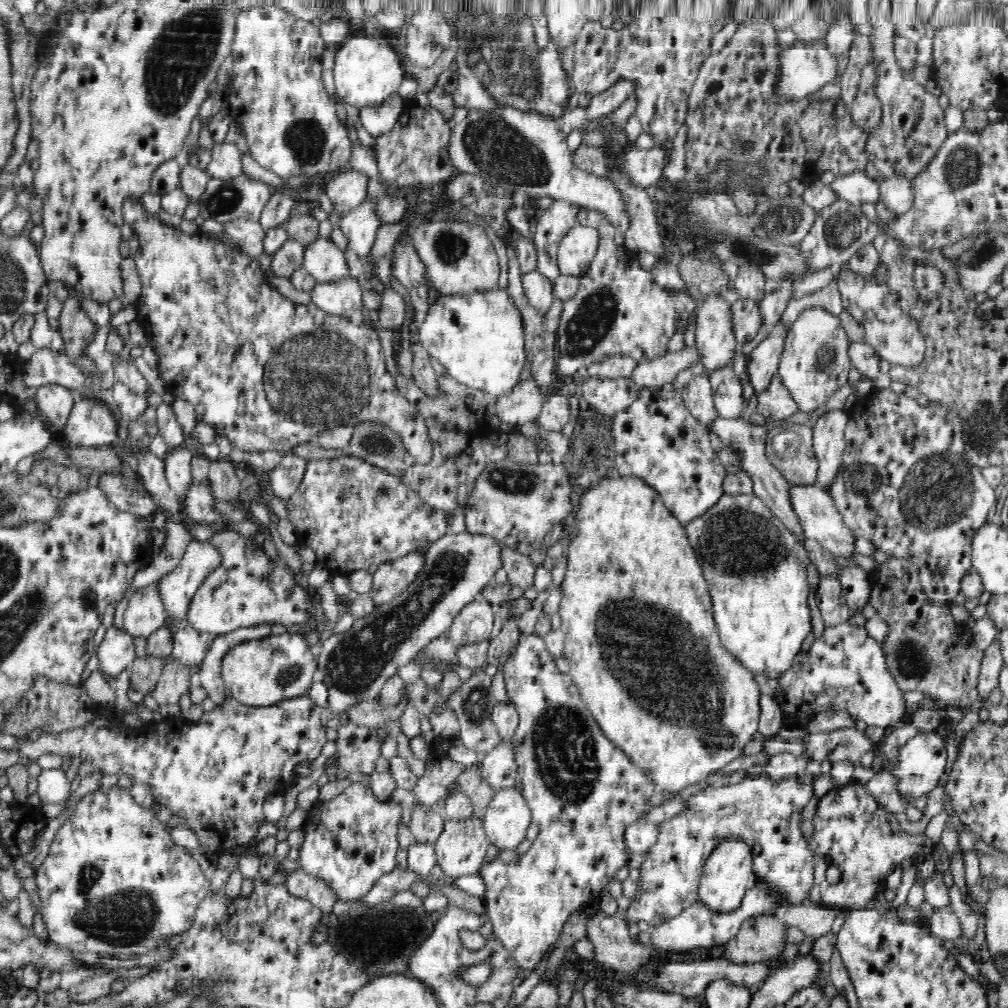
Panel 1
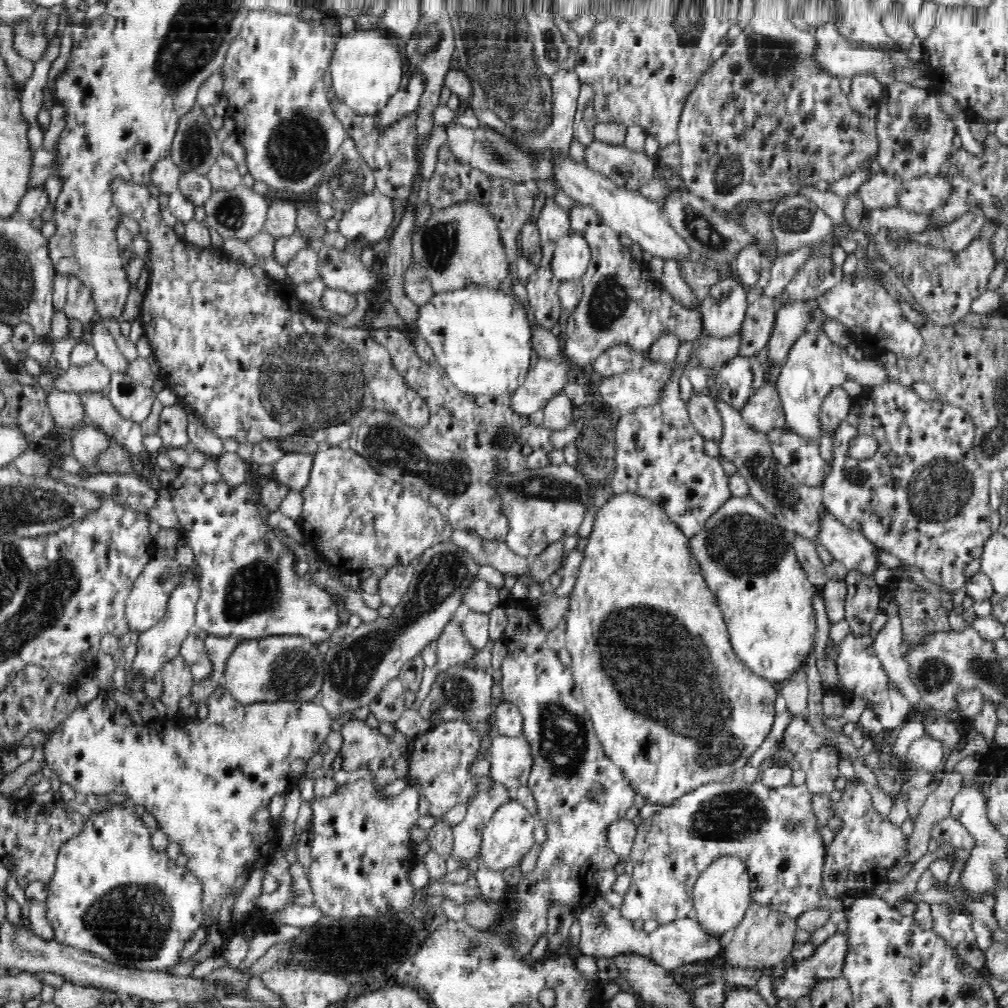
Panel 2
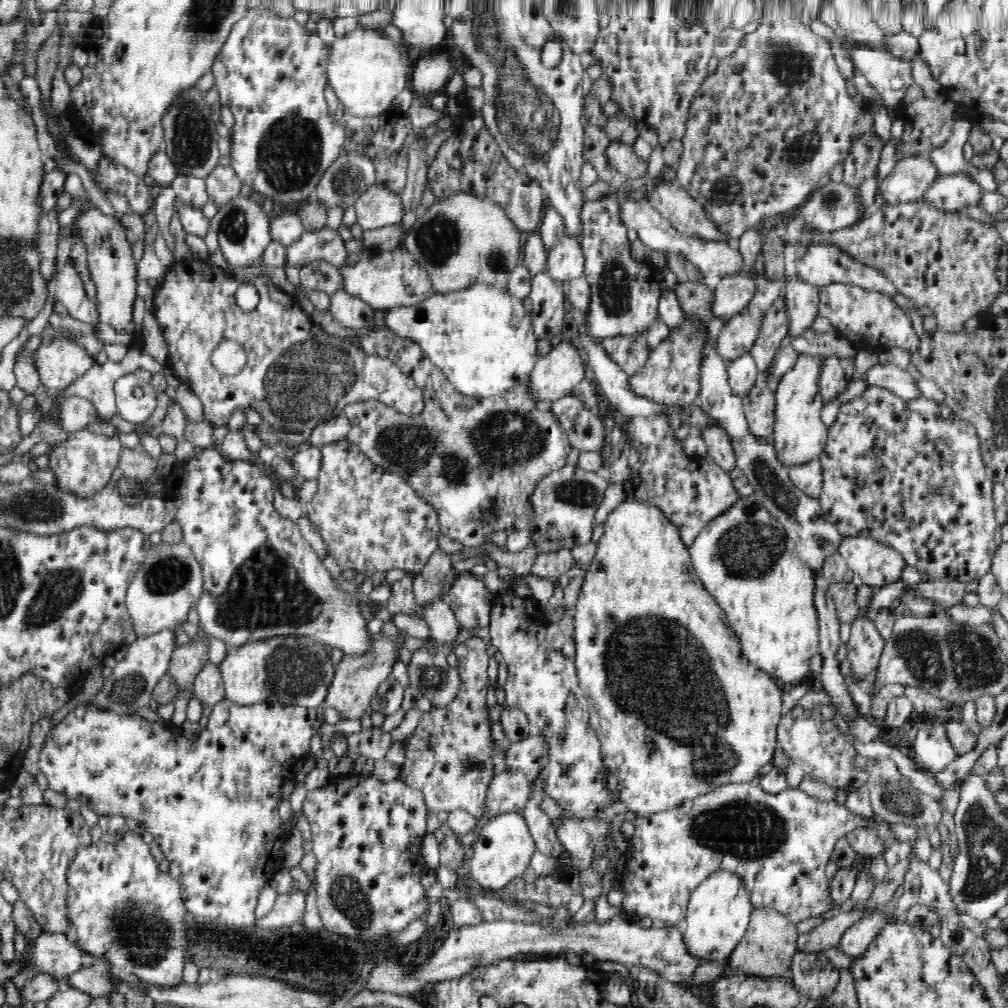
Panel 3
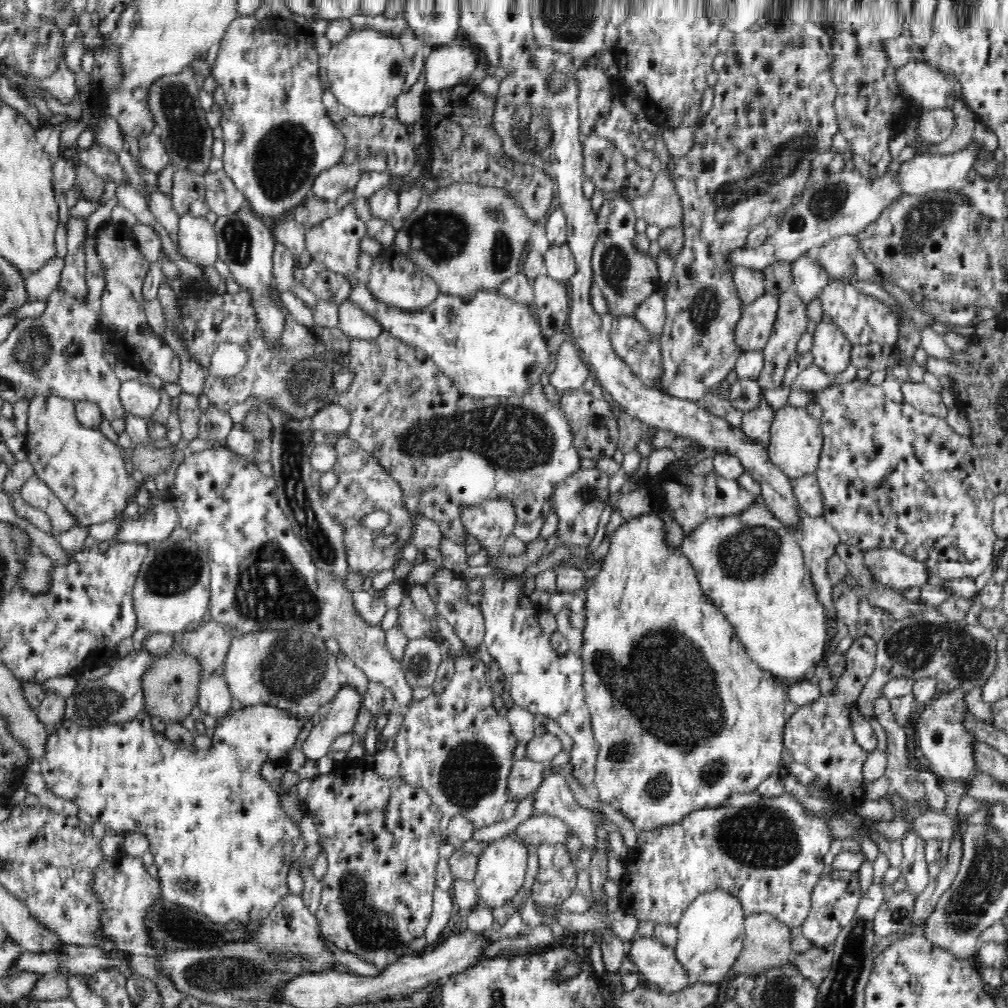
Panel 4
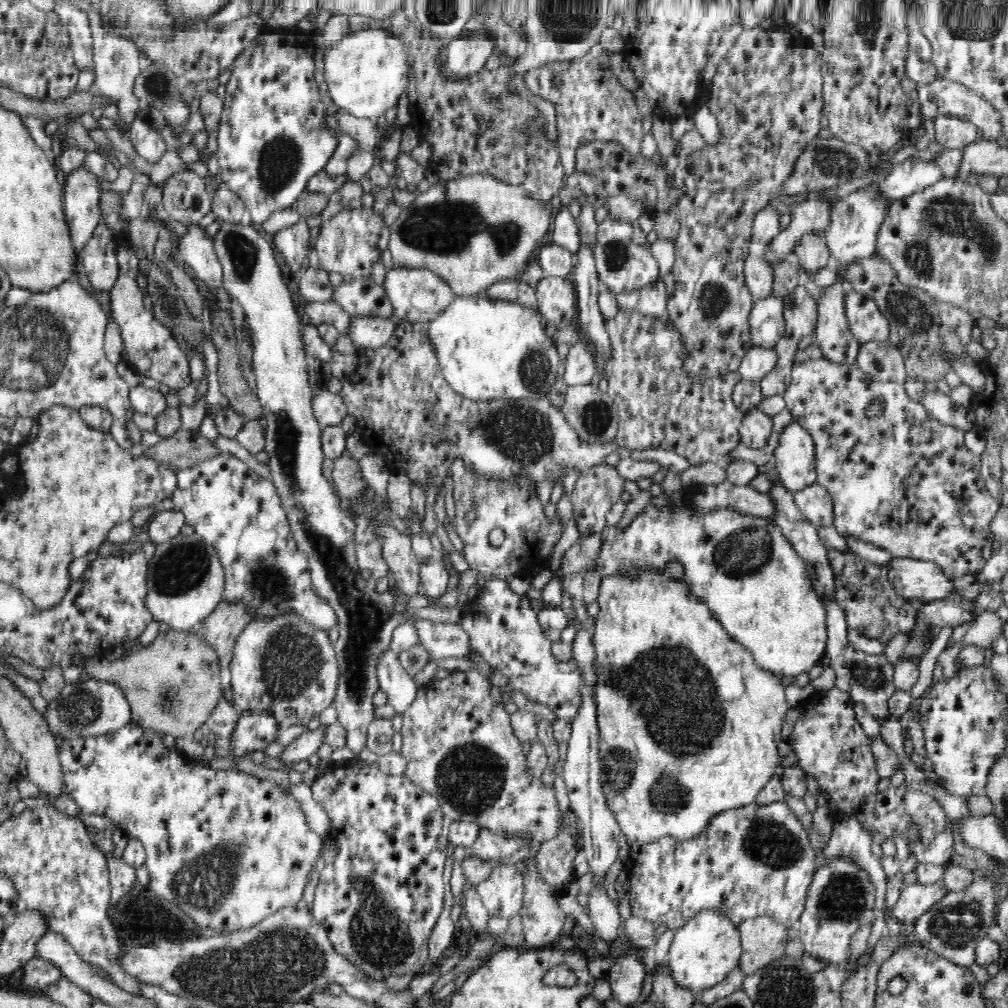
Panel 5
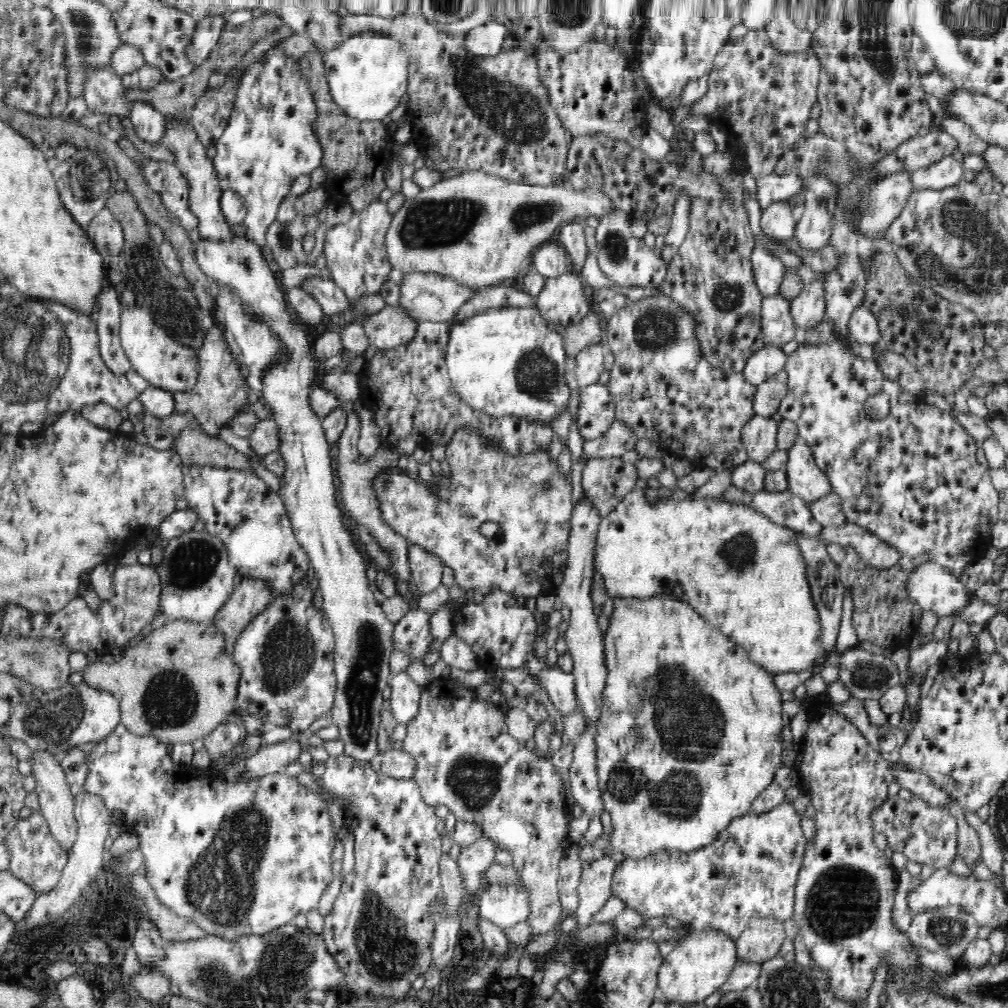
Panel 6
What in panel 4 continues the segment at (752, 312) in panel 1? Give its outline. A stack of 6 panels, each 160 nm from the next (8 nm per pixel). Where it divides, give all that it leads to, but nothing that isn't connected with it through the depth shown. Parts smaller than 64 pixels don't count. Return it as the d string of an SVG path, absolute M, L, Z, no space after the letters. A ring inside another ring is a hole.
M793 289L779 294L778 297L779 305L777 306L776 318L766 347L761 351L762 357L764 357L764 368L762 368L756 382L758 382L758 387L762 388L762 390L782 386L787 366L792 358L798 356L796 346L802 334L806 332L809 322L805 313L806 306L801 304Z

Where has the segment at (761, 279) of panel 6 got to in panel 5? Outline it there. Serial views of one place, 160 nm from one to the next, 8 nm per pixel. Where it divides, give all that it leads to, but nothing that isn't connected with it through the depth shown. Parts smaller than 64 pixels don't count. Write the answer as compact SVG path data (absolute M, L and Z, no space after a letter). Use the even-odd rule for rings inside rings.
M760 252L750 254L743 264L745 285L754 300L763 299L771 295L773 283L773 267L760 255Z

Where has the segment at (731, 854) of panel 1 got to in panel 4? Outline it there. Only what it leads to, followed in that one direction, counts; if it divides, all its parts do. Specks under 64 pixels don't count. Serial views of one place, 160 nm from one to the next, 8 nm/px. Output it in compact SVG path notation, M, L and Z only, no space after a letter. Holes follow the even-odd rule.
M714 888L700 894L682 913L677 926L676 957L687 968L690 983L722 983L743 947L745 935L743 903L733 892Z

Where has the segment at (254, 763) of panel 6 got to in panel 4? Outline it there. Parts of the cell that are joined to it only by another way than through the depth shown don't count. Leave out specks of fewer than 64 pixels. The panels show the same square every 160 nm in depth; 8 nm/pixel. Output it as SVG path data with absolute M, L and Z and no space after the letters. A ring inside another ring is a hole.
M344 679L330 702L329 712L314 725L302 744L302 752L310 760L320 760L332 751L335 738L350 733L362 708L362 692Z

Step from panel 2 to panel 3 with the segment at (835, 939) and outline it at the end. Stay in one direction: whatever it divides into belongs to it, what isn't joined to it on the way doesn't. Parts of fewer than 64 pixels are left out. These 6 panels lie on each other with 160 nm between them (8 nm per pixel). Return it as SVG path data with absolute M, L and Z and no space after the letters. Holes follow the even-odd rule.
M877 913L872 916L862 916L860 920L852 923L837 940L835 948L844 956L860 956L868 946L872 937L888 922L893 921L894 916Z

